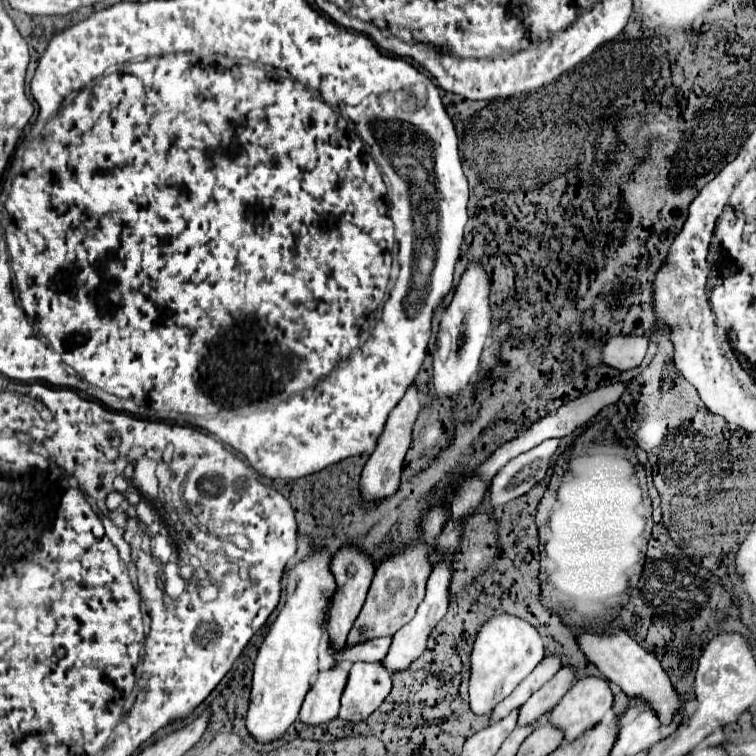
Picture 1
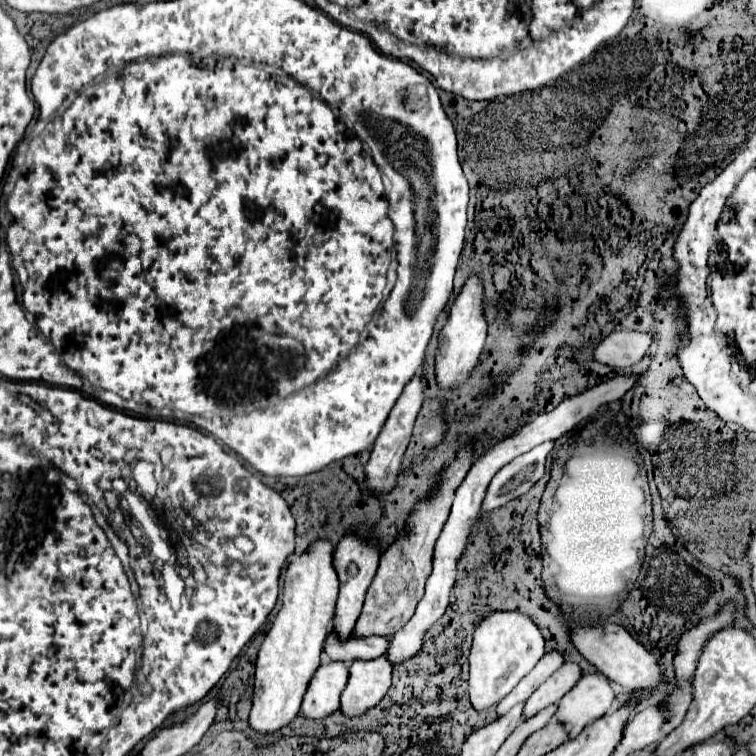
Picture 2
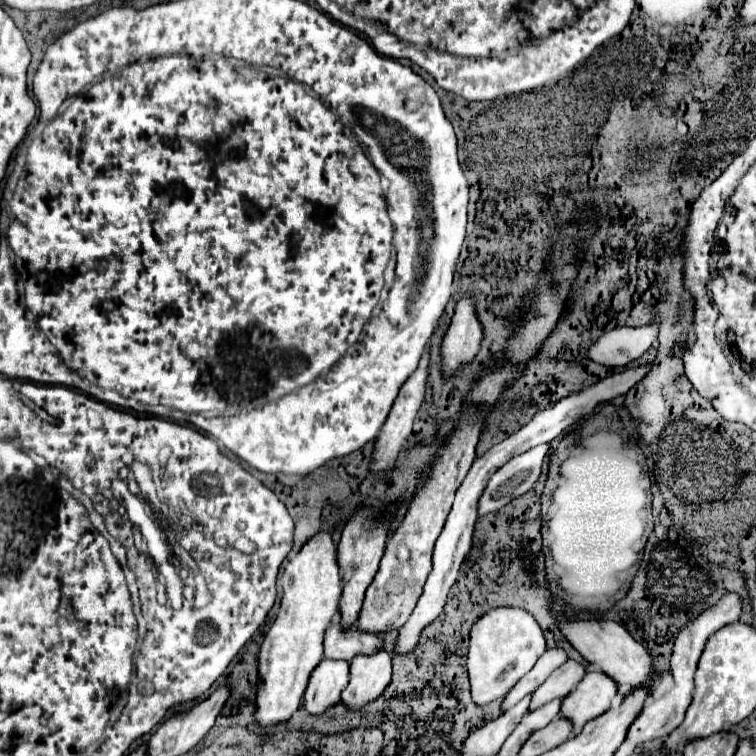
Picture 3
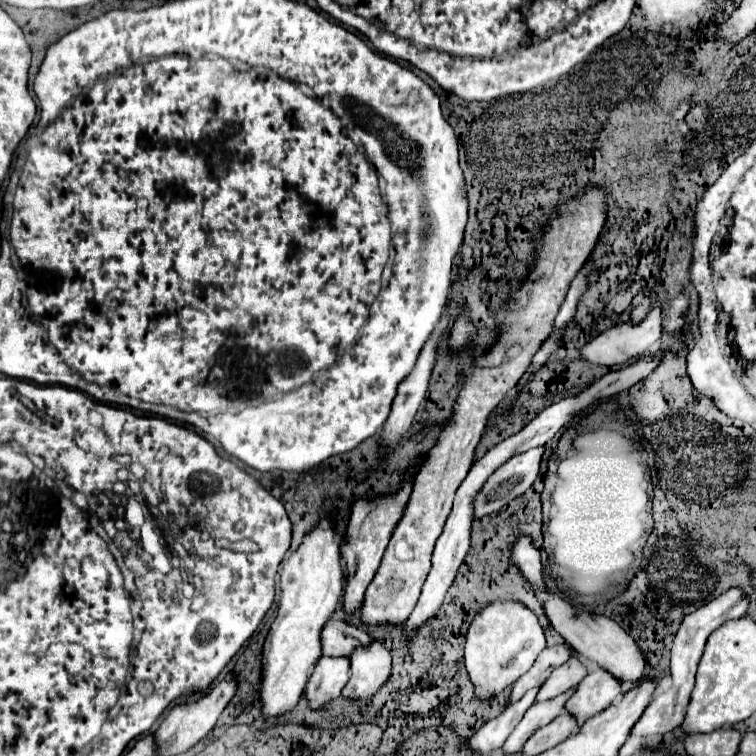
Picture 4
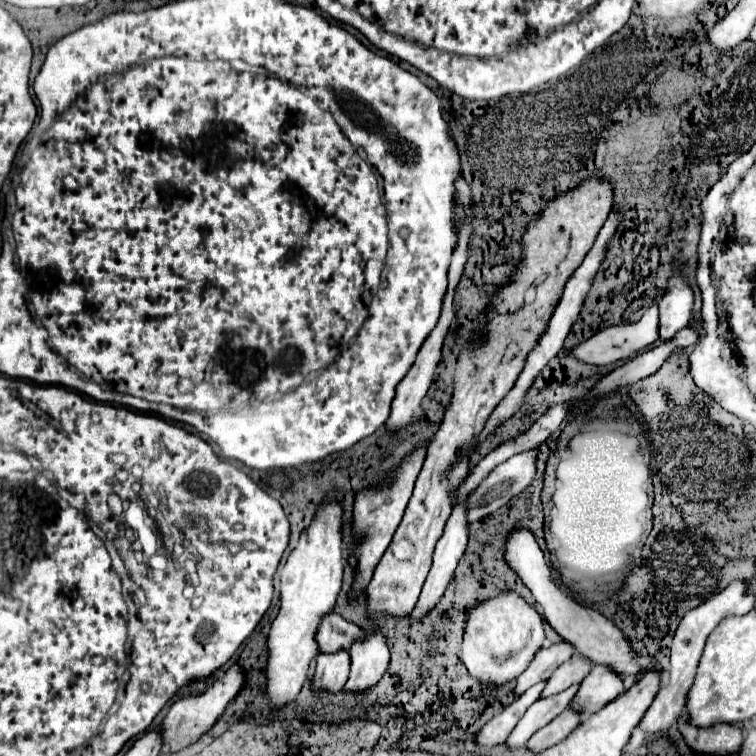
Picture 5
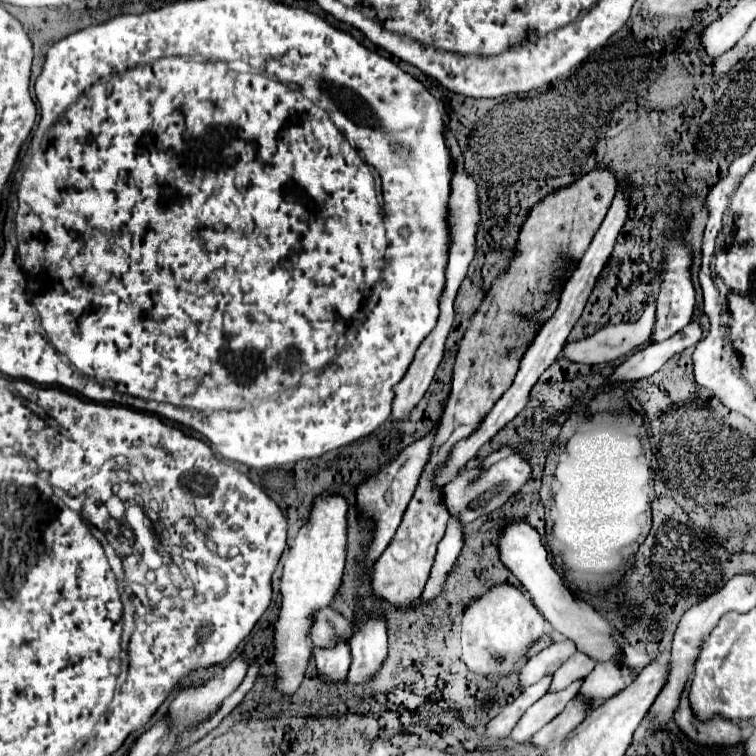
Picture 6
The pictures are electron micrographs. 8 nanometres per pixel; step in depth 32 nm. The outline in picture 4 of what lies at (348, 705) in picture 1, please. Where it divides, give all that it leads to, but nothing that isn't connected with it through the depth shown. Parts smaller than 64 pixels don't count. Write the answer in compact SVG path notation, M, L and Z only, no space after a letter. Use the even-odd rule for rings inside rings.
M382 640L360 646L350 654L350 680L342 694L348 698L372 696L390 676L390 652Z

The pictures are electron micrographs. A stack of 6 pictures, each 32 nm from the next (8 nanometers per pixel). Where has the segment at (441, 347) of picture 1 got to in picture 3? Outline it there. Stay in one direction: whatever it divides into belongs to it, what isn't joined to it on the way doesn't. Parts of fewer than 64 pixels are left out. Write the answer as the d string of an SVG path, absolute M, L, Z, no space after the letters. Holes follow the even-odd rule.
M464 296L454 310L442 340L442 374L450 378L458 368L470 364L482 342L482 326L474 312L474 300Z

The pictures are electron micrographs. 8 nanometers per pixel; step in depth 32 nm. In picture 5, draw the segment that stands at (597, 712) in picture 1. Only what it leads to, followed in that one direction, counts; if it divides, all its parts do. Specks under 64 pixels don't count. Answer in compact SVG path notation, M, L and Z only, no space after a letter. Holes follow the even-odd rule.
M596 664L592 672L582 680L572 704L580 708L582 718L588 718L588 714L608 704L608 700L620 696L620 692L624 692L624 678L610 666Z

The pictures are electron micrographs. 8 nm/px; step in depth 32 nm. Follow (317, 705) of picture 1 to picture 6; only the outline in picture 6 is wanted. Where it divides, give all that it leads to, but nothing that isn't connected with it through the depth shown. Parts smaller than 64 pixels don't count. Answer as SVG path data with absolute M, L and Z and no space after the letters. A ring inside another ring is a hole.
M340 640L332 648L314 648L314 660L322 676L328 676L330 680L344 680L352 662L350 646Z

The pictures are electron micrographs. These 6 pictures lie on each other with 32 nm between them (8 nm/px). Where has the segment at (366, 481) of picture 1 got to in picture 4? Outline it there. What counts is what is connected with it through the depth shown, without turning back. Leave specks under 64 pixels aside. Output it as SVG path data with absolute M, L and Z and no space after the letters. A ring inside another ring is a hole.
M446 304L446 310L444 310L442 318L440 318L438 326L434 328L432 336L430 336L428 342L424 344L424 348L422 348L422 352L420 352L420 356L418 356L418 360L416 360L414 370L412 370L412 372L406 376L406 380L398 386L396 400L392 402L392 410L390 410L390 416L388 416L386 424L384 424L384 432L382 432L384 444L396 446L396 444L402 440L402 436L410 430L410 426L412 426L412 422L414 422L414 414L416 414L420 402L422 402L424 396L426 396L428 382L430 382L430 376L432 376L432 368L434 368L434 362L436 362L436 348L438 348L438 344L440 344L440 340L442 340L442 334L444 334L444 330L446 330L448 322L450 322L450 314L448 314L448 304Z

